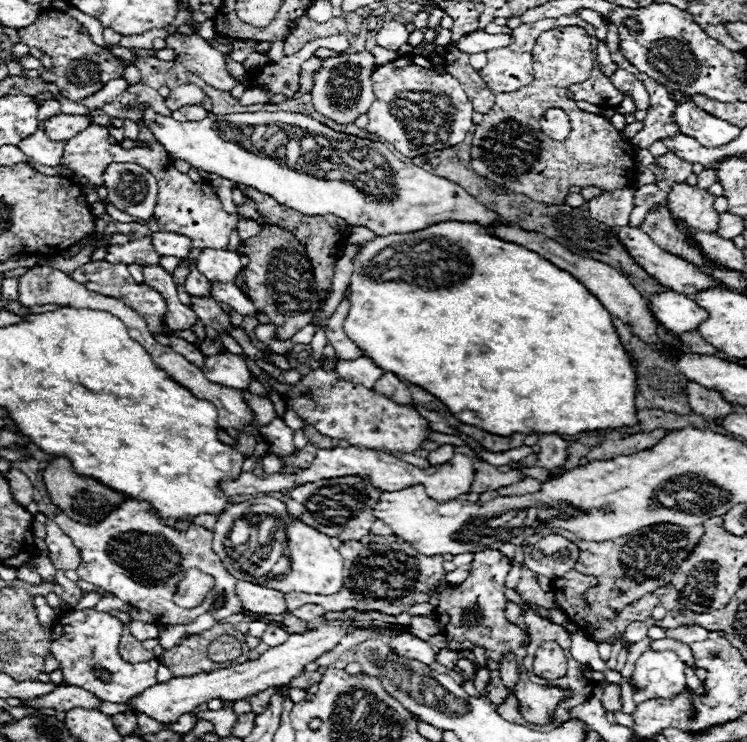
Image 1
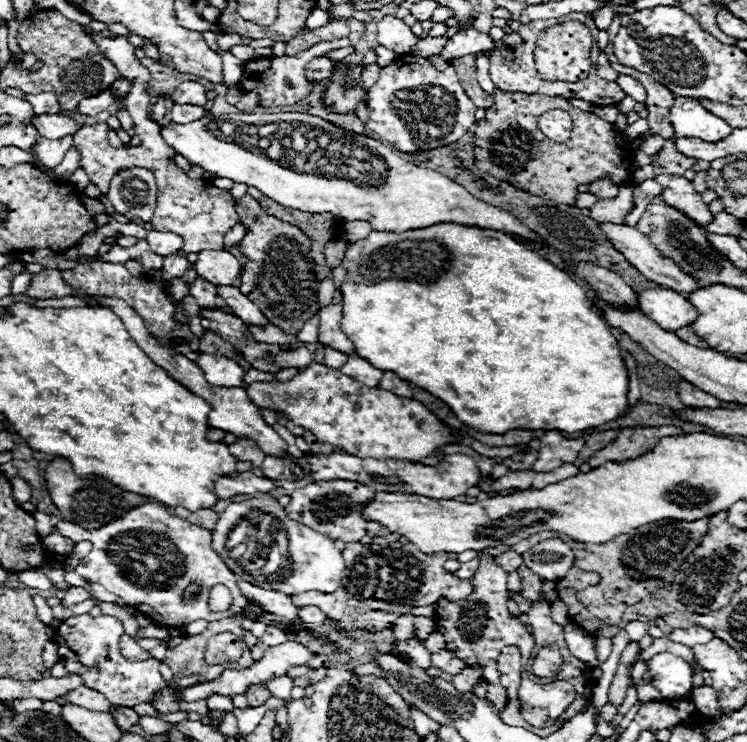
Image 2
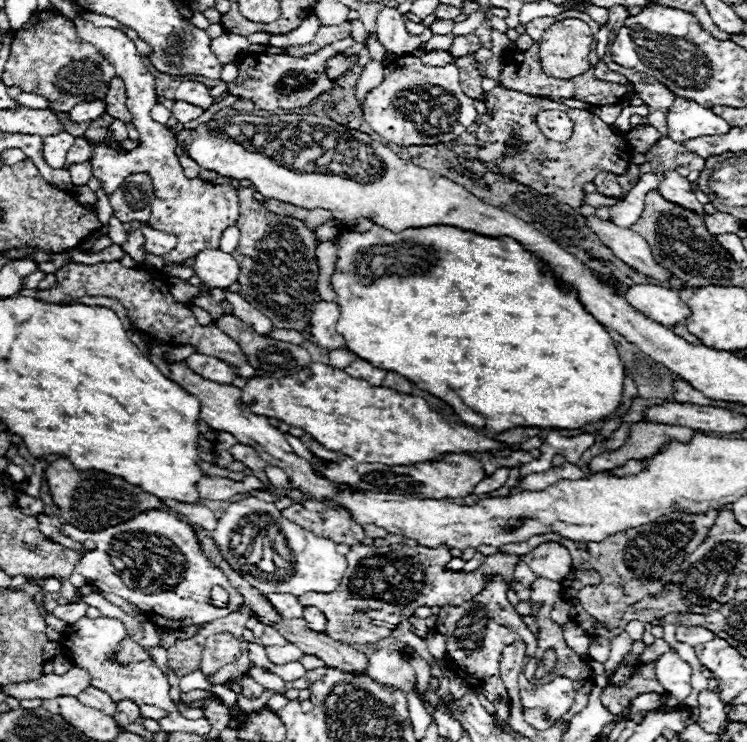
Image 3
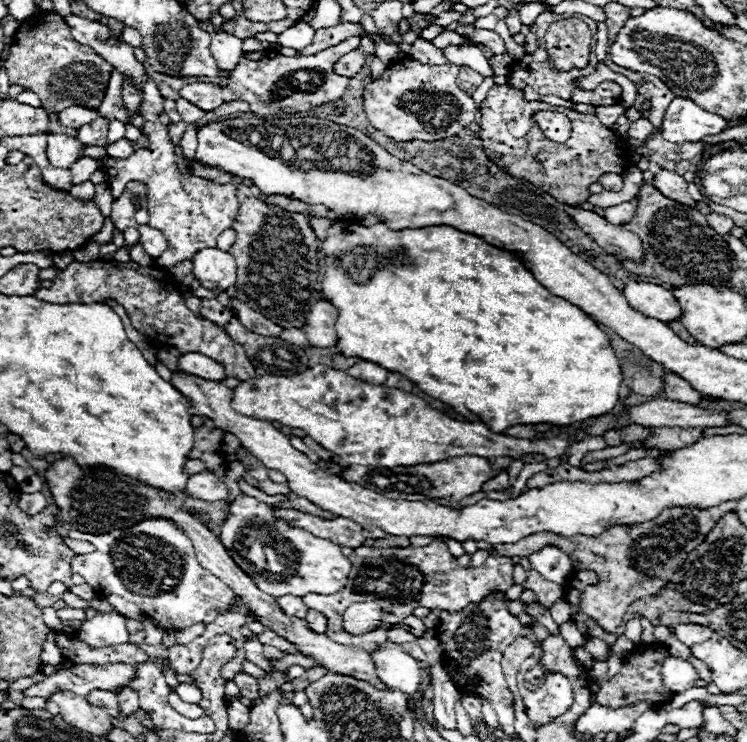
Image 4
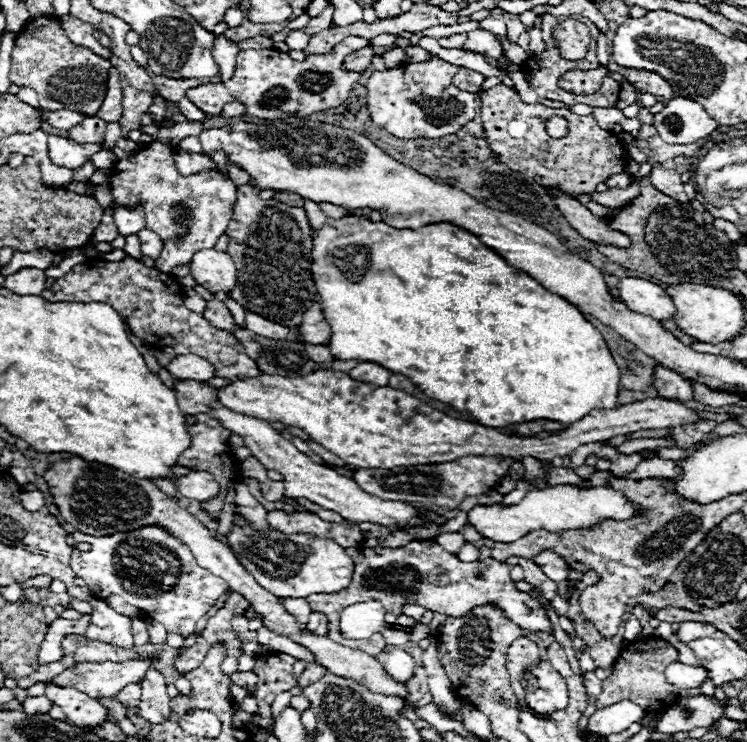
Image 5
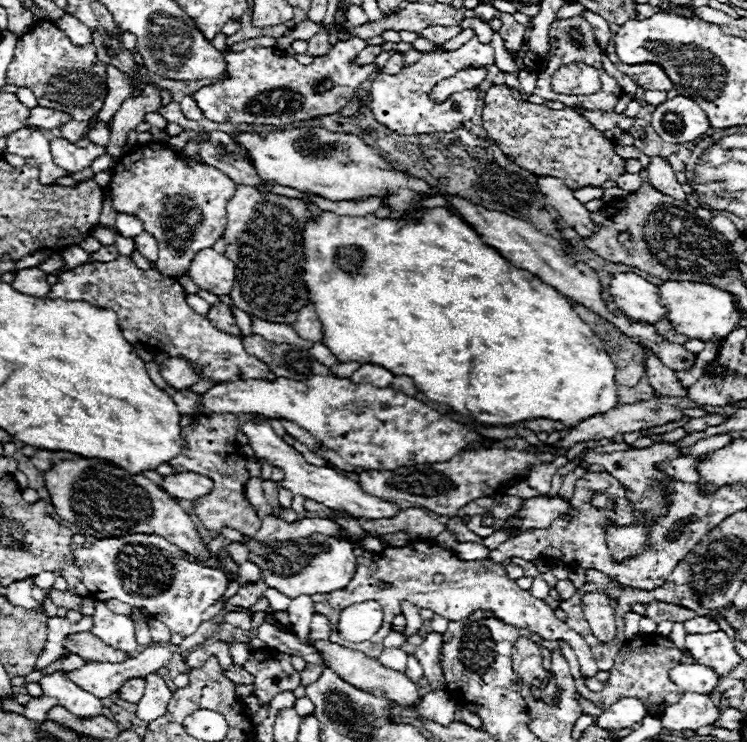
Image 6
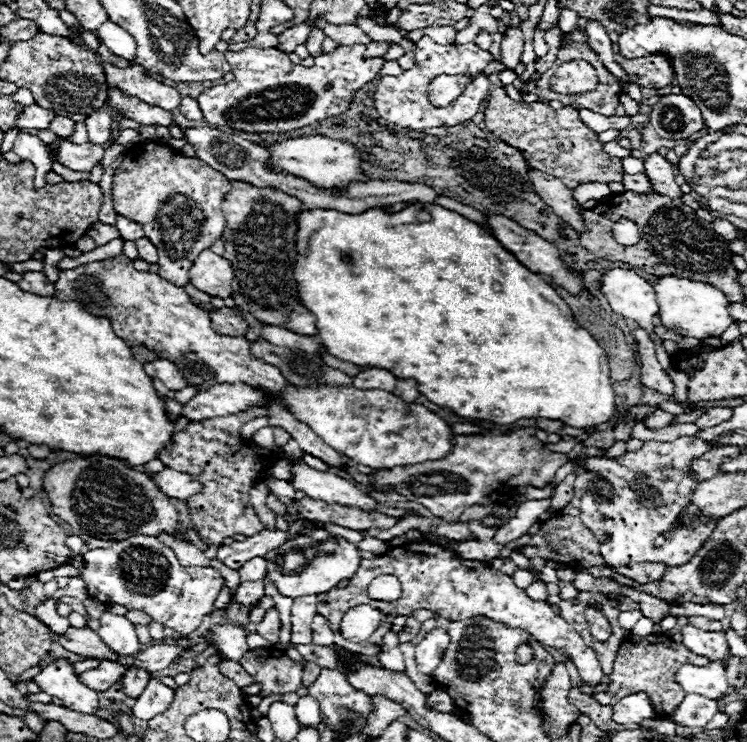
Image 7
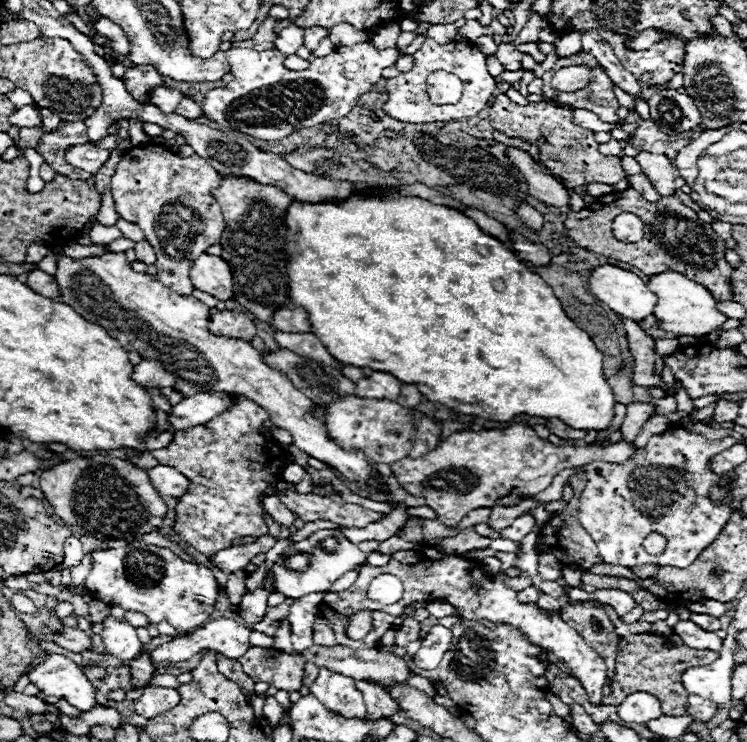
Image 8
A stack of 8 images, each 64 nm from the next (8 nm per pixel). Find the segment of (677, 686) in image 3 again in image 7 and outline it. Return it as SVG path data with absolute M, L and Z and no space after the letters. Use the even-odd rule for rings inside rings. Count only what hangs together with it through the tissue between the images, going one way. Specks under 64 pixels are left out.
M712 662L708 666L686 664L678 670L678 684L692 694L700 694L710 700L722 700L730 694L730 684L726 678L728 664Z

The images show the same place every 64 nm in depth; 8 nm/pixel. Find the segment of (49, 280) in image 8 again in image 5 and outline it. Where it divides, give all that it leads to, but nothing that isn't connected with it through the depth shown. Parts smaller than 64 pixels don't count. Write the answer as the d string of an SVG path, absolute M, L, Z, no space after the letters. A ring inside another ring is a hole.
M22 268L16 274L10 274L4 286L16 294L40 296L46 290L46 274L38 268Z

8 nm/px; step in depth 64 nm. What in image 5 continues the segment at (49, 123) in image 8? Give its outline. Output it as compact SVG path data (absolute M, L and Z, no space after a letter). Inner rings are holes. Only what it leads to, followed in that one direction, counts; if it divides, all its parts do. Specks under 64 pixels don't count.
M92 116L92 118L82 120L74 128L70 128L68 138L74 140L74 142L82 142L82 144L86 144L86 142L102 142L104 128L106 128L106 122Z

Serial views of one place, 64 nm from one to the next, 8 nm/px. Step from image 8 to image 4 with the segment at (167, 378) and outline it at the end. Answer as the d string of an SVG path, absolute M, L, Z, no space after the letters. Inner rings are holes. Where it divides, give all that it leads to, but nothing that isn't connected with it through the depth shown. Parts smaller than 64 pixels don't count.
M184 354L184 356L180 356L176 370L184 372L184 374L190 374L190 376L204 378L204 380L214 380L214 382L222 380L226 376L222 366L218 366L218 362L202 356L202 354Z

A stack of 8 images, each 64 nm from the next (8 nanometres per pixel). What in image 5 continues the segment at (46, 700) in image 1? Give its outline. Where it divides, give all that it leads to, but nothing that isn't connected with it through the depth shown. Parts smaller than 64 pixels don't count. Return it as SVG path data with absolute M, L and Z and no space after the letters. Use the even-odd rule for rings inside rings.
M98 698L98 702L102 702L102 706L106 706L108 712L110 712L116 720L124 720L124 718L126 718L126 708L124 708L116 698Z

